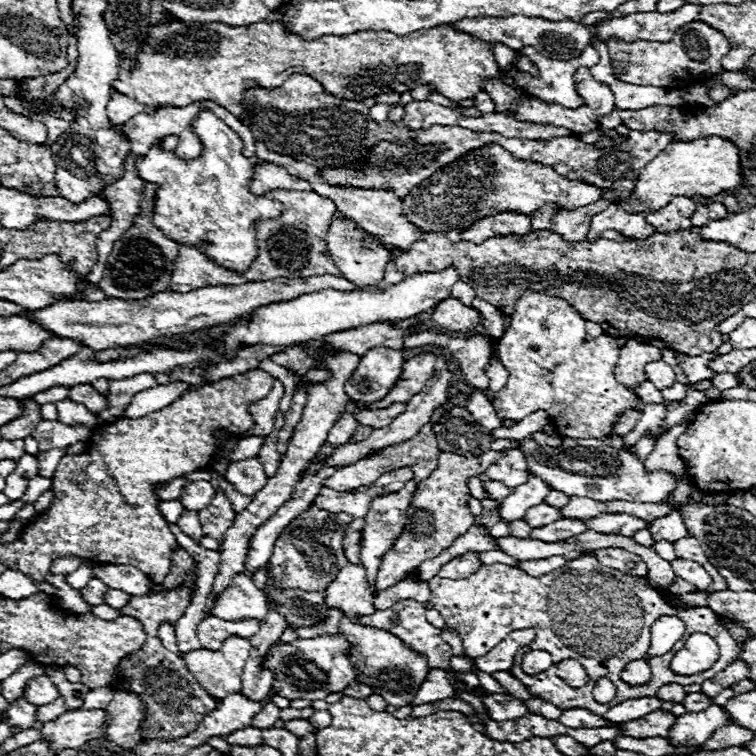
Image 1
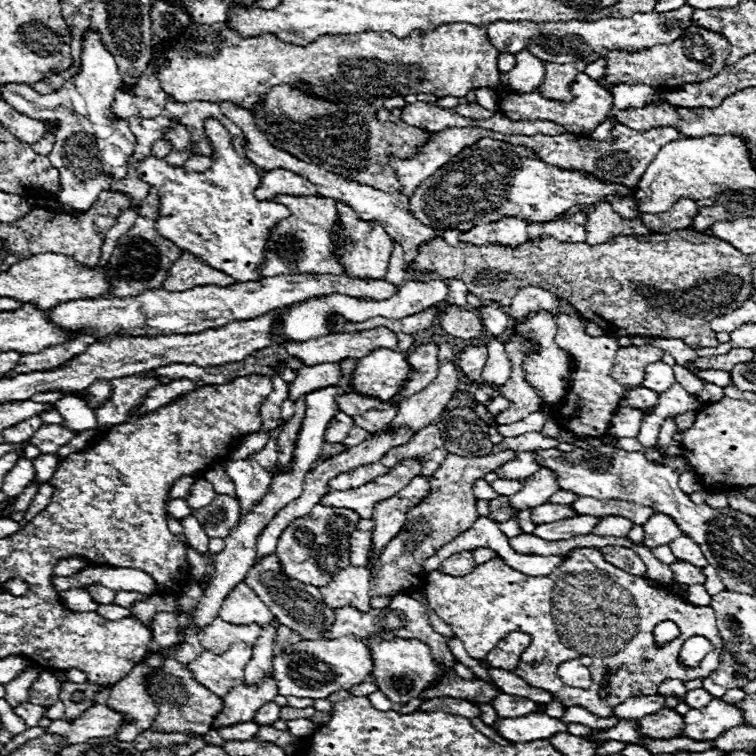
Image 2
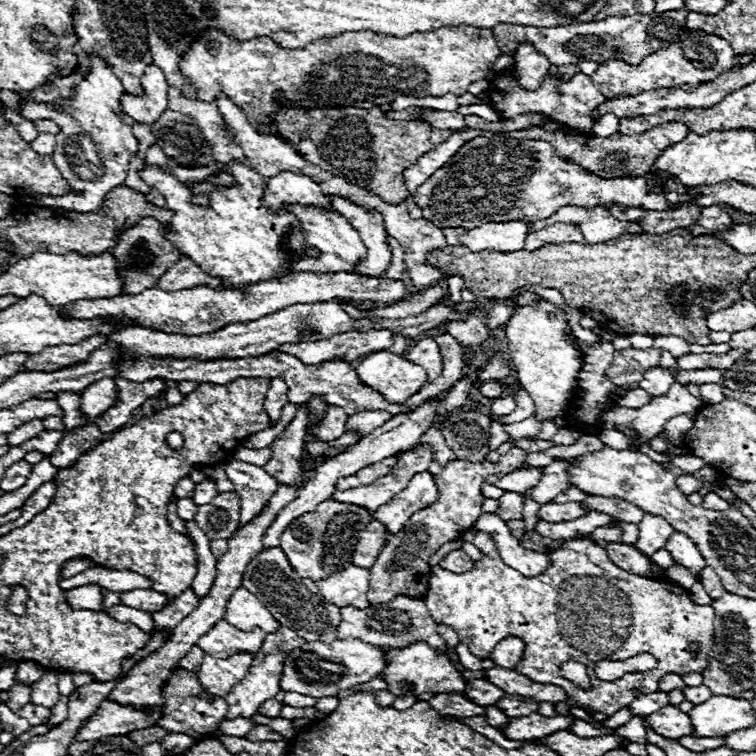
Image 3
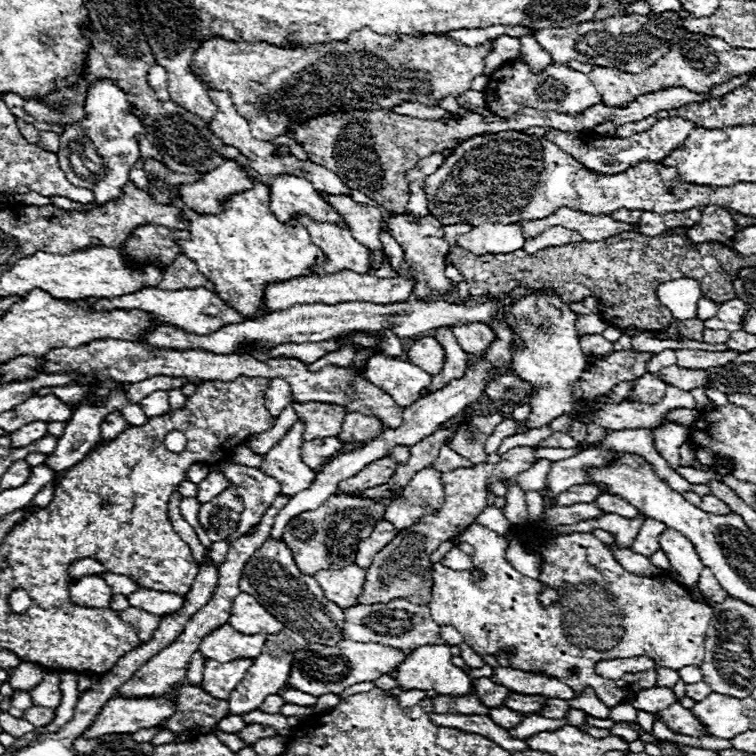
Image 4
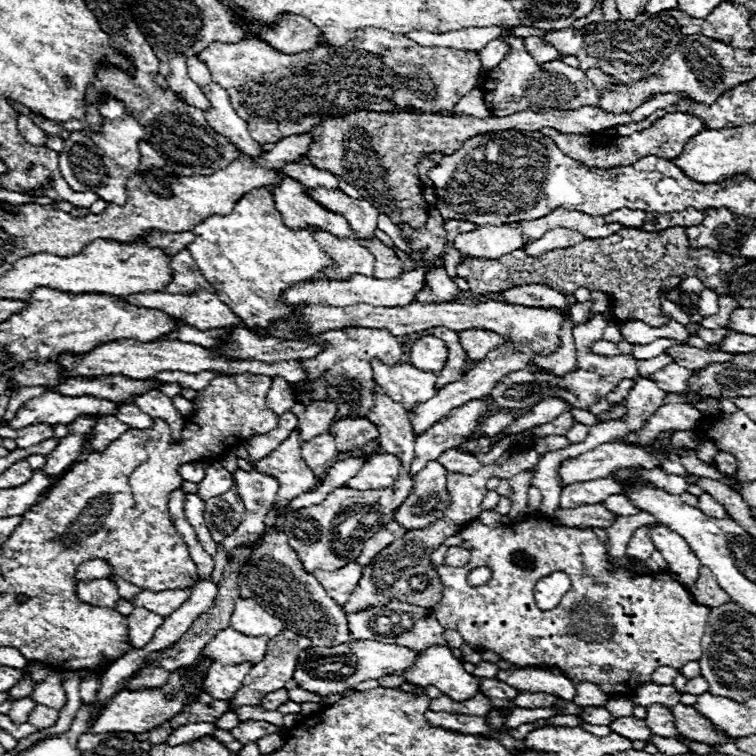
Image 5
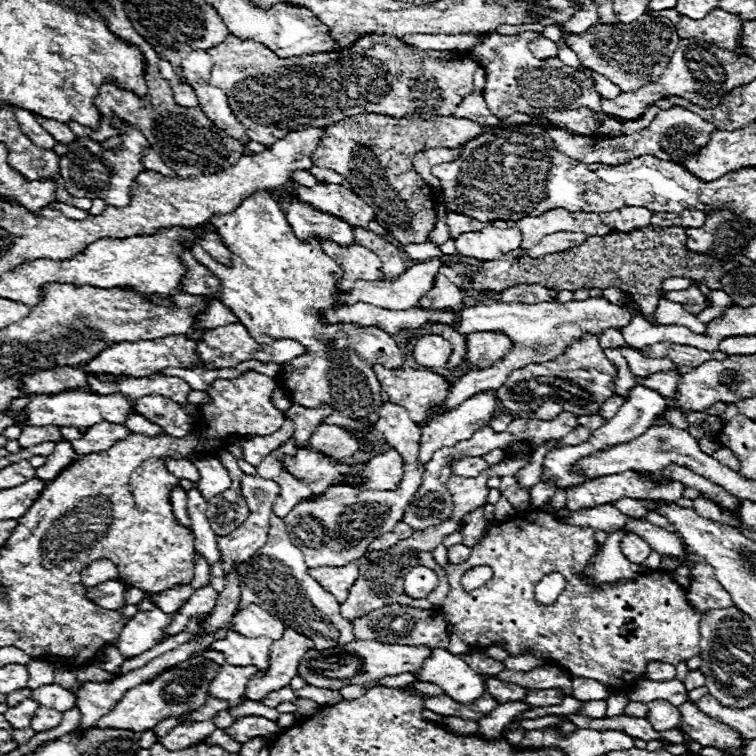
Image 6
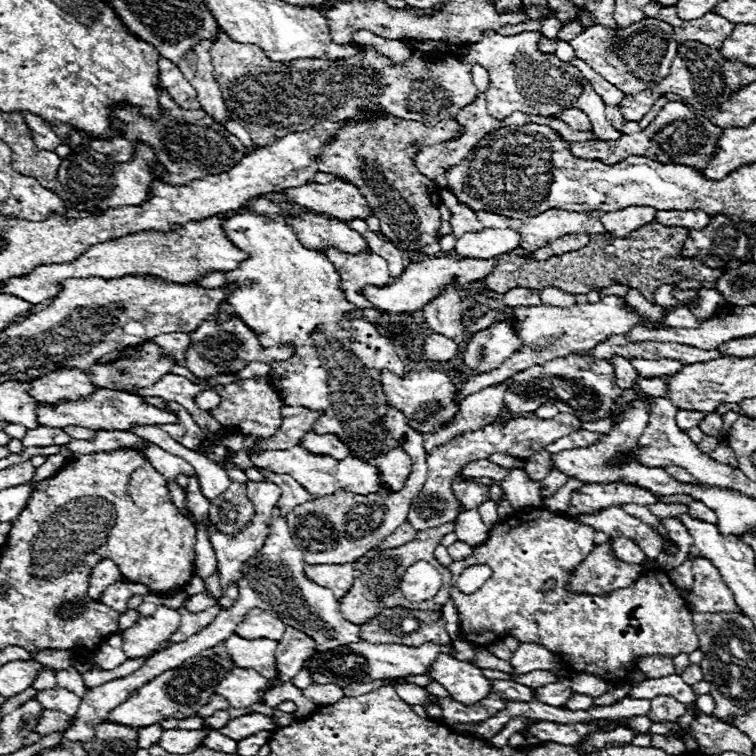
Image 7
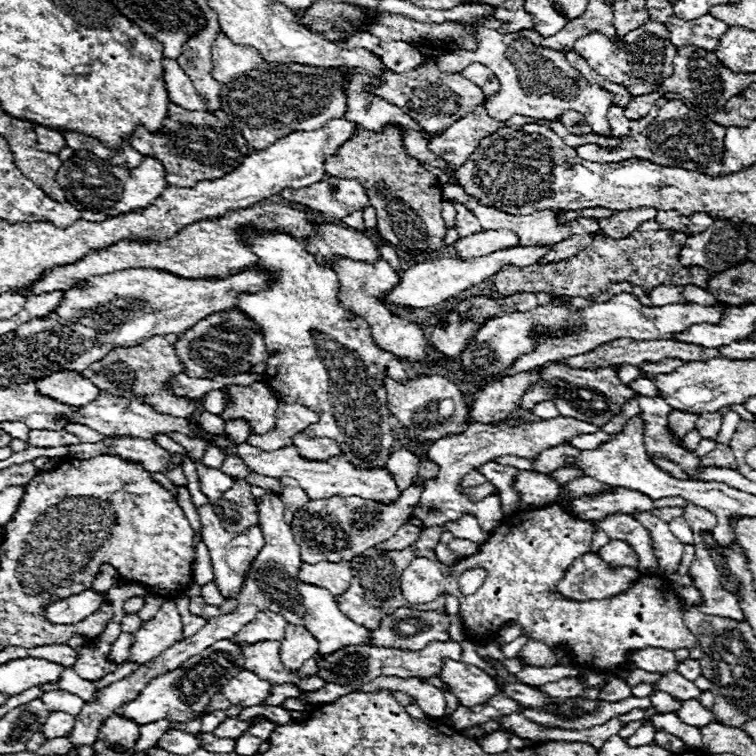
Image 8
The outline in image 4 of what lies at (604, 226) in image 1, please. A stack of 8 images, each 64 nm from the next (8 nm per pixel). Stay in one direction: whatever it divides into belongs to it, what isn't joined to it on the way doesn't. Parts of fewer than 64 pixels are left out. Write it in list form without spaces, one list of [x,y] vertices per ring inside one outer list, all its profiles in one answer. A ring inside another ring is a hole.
[[[558,208],[554,214],[542,218],[542,220],[530,220],[526,222],[524,228],[524,238],[536,238],[540,236],[544,230],[552,228],[552,226],[564,226],[570,230],[576,230],[584,240],[588,242],[598,242],[598,240],[606,240],[610,236],[616,236],[624,230],[636,230],[636,226],[628,226],[624,222],[616,222],[610,216],[592,216],[592,214],[584,214],[572,208]]]

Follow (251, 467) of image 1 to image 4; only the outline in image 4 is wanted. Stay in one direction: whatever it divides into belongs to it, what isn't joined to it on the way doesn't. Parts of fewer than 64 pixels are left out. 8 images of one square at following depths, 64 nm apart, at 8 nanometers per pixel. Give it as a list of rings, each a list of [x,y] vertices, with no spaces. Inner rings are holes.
[[[236,462],[224,464],[222,470],[244,500],[244,514],[240,518],[240,526],[226,538],[226,544],[232,544],[236,538],[240,538],[242,534],[250,534],[260,524],[264,512],[280,494],[280,484],[272,476],[264,474],[260,468],[242,466]]]

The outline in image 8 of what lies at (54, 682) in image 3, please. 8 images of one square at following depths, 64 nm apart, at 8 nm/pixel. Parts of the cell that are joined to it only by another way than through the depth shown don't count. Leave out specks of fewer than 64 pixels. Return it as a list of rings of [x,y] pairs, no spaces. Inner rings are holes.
[[[54,690],[54,692],[44,692],[40,696],[40,700],[48,706],[50,712],[66,712],[66,714],[72,714],[76,716],[82,706],[84,706],[84,700],[70,694],[70,692],[64,692],[64,690]]]

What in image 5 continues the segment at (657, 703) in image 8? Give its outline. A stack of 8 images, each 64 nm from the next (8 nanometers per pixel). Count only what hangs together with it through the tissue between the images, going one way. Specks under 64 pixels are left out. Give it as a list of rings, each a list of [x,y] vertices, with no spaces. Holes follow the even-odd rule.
[[[652,704],[648,706],[648,716],[646,716],[646,724],[650,726],[650,730],[658,736],[664,738],[674,738],[678,736],[676,726],[674,726],[674,716],[672,710],[668,706],[662,704]]]

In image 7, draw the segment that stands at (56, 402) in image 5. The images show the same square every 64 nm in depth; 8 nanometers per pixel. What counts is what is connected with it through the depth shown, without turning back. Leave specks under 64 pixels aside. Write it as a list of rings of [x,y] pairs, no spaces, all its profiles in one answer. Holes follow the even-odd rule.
[[[98,388],[88,402],[70,402],[70,404],[50,404],[40,406],[38,410],[38,422],[44,422],[44,426],[50,428],[64,428],[64,426],[84,426],[90,430],[132,430],[134,424],[142,426],[160,426],[178,422],[176,416],[158,410],[156,406],[150,406],[142,400],[142,396],[128,394],[128,392],[112,392]]]

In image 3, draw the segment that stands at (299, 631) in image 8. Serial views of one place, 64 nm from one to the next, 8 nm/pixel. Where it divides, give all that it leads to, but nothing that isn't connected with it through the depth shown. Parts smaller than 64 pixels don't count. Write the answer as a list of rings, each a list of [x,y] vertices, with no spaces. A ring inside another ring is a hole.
[[[280,626],[280,630],[276,630],[276,634],[266,634],[266,640],[262,644],[262,650],[260,654],[256,654],[256,662],[252,666],[250,676],[244,678],[244,682],[236,684],[232,688],[232,692],[224,698],[228,702],[228,714],[226,718],[250,718],[252,714],[256,714],[256,710],[262,706],[262,702],[266,702],[268,698],[274,698],[278,692],[280,692],[280,676],[282,676],[282,670],[284,670],[284,660],[286,656],[302,646],[306,640],[300,638],[296,632],[288,630],[286,626]]]

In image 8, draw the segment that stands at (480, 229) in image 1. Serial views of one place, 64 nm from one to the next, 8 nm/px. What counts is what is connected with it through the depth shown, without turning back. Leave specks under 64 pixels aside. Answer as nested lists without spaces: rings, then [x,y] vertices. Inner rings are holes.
[[[484,230],[484,232],[470,234],[466,238],[460,238],[454,244],[454,248],[460,258],[470,260],[470,258],[492,254],[502,248],[512,248],[516,244],[518,244],[516,234],[512,234],[508,230]]]

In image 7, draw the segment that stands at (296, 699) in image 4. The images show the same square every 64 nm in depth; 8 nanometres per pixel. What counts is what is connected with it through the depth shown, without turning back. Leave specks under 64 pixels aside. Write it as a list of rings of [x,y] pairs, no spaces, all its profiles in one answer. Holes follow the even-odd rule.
[[[312,684],[302,692],[306,698],[310,698],[314,704],[332,704],[338,702],[344,696],[344,688],[336,684]]]

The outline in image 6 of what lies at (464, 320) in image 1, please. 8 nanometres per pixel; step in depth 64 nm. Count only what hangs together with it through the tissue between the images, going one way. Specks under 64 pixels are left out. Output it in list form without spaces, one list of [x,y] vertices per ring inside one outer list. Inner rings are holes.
[[[474,332],[466,338],[466,358],[476,368],[488,368],[500,362],[514,342],[504,332]]]

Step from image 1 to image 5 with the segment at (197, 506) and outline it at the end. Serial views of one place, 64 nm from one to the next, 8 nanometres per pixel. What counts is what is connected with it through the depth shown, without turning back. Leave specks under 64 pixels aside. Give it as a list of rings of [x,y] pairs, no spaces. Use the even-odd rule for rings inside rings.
[[[216,460],[204,462],[204,480],[198,484],[200,498],[208,500],[214,496],[220,496],[220,494],[228,492],[232,486],[234,486],[232,476],[226,468],[222,468],[220,462],[216,462]]]

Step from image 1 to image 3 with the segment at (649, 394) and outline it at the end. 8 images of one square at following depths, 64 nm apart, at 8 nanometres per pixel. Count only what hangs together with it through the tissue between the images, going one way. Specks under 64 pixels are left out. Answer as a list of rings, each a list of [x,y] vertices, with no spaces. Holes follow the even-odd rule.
[[[634,388],[634,390],[628,390],[624,396],[618,396],[614,402],[616,402],[618,406],[638,408],[638,406],[644,406],[648,400],[652,400],[652,398],[648,398],[648,394],[646,394],[644,390],[640,390],[640,388]]]

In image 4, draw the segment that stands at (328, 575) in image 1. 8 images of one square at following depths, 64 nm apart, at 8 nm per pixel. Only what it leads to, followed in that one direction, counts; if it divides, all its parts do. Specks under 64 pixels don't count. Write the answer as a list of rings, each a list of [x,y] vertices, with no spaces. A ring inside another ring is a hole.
[[[344,492],[332,494],[324,506],[316,510],[308,510],[292,518],[288,522],[282,540],[292,550],[292,556],[296,558],[296,566],[300,566],[302,574],[314,576],[318,570],[340,570],[354,562],[360,540],[368,538],[368,534],[374,530],[376,522],[384,520],[386,506],[392,502],[392,498],[358,498],[348,496]]]

